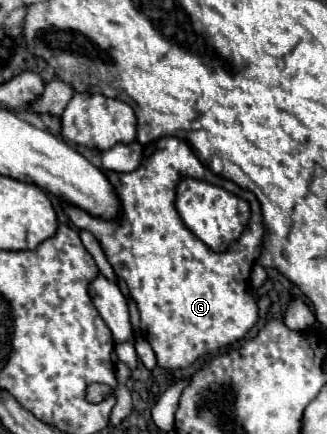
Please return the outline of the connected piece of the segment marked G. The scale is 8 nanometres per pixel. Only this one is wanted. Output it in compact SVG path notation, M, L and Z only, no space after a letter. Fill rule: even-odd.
M175 136L159 138L147 144L137 170L127 174L105 170L105 174L121 202L121 214L117 220L91 216L89 212L71 204L61 206L77 228L89 230L99 240L115 274L127 282L139 308L141 334L151 344L157 356L157 366L169 372L183 370L189 368L197 358L243 340L259 318L257 302L249 294L251 270L247 270L255 264L263 248L261 242L265 224L259 200L247 190L241 192L241 188L231 180L213 174L199 162L189 144ZM183 176L193 176L199 180L205 178L211 184L229 186L233 194L249 200L249 230L245 230L239 242L231 244L227 252L211 252L209 246L197 240L197 236L193 236L181 222L173 202L175 184Z

